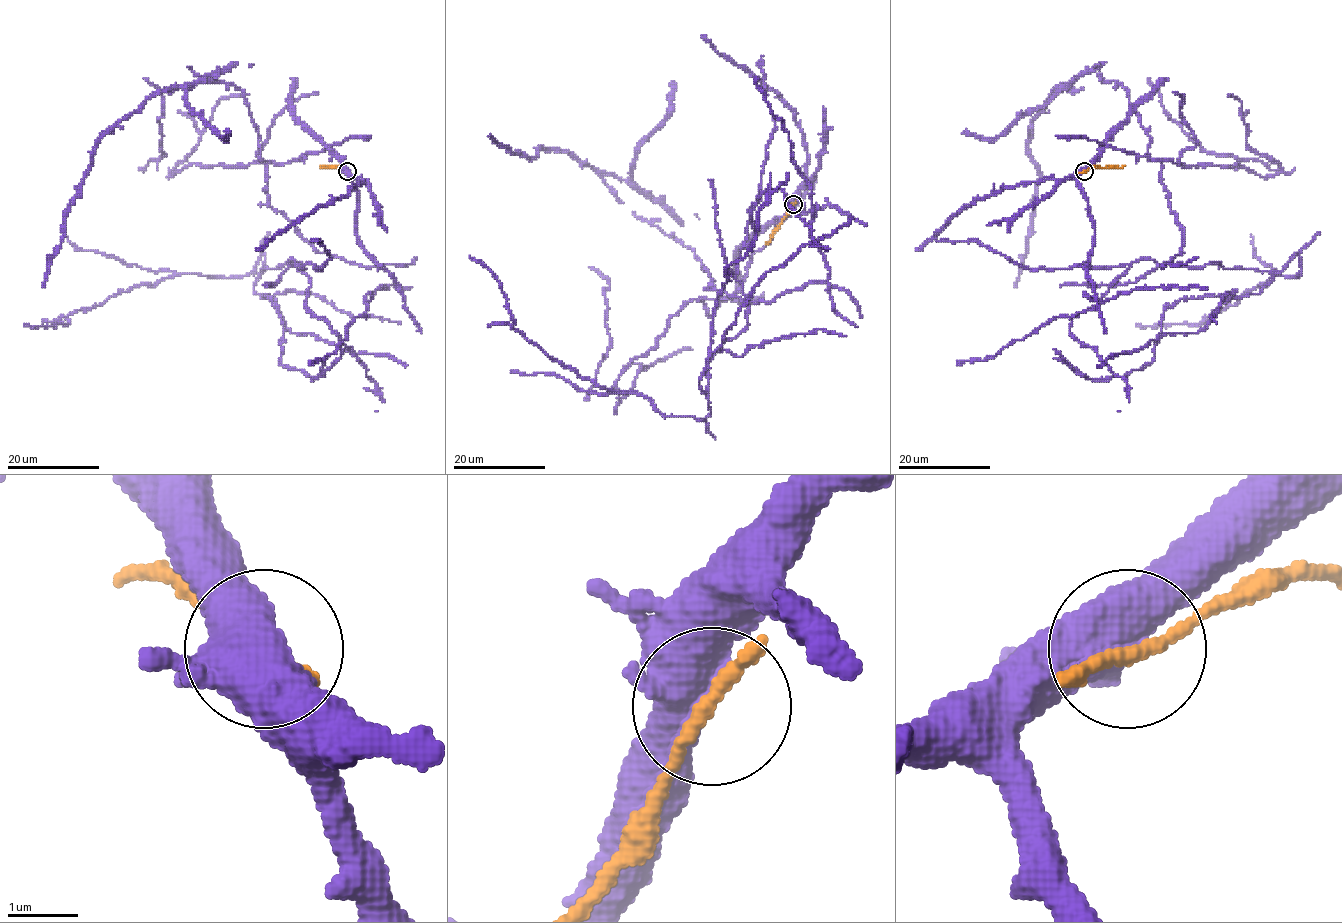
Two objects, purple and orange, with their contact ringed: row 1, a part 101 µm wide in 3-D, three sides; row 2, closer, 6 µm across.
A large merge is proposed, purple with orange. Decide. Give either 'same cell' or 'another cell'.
another cell

